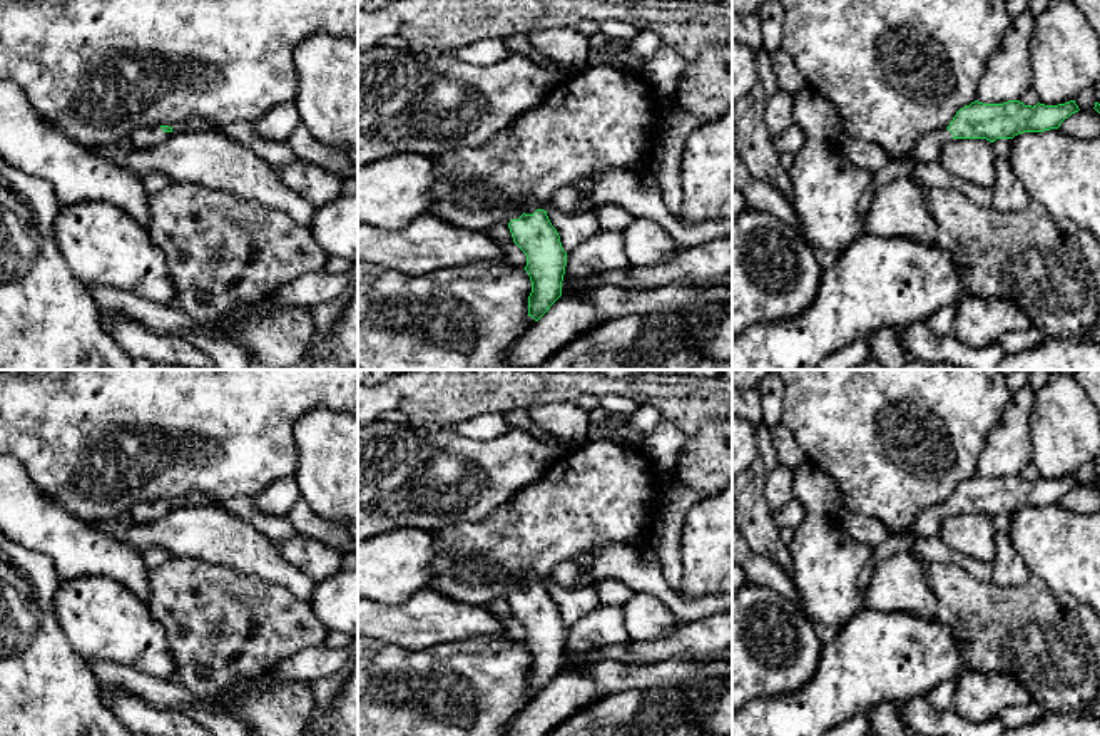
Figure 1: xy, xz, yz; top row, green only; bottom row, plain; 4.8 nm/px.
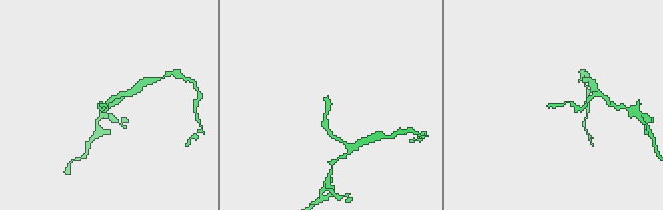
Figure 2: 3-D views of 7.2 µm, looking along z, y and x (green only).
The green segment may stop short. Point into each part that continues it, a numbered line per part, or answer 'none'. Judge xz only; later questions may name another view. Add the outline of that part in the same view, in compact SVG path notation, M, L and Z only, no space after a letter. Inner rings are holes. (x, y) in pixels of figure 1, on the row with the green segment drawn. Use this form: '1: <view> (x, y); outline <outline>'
1: xz (530, 208); outline M533 202L527 204L525 207L517 207L517 209L513 211L512 219L518 219L523 212L525 212L525 214L533 214L537 209L538 209L538 206L533 204Z

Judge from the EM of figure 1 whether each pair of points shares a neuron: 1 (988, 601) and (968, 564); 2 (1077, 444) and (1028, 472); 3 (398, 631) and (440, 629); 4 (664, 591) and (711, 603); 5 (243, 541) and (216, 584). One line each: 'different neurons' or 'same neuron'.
1: different neurons
2: different neurons
3: same neuron
4: same neuron
5: different neurons

